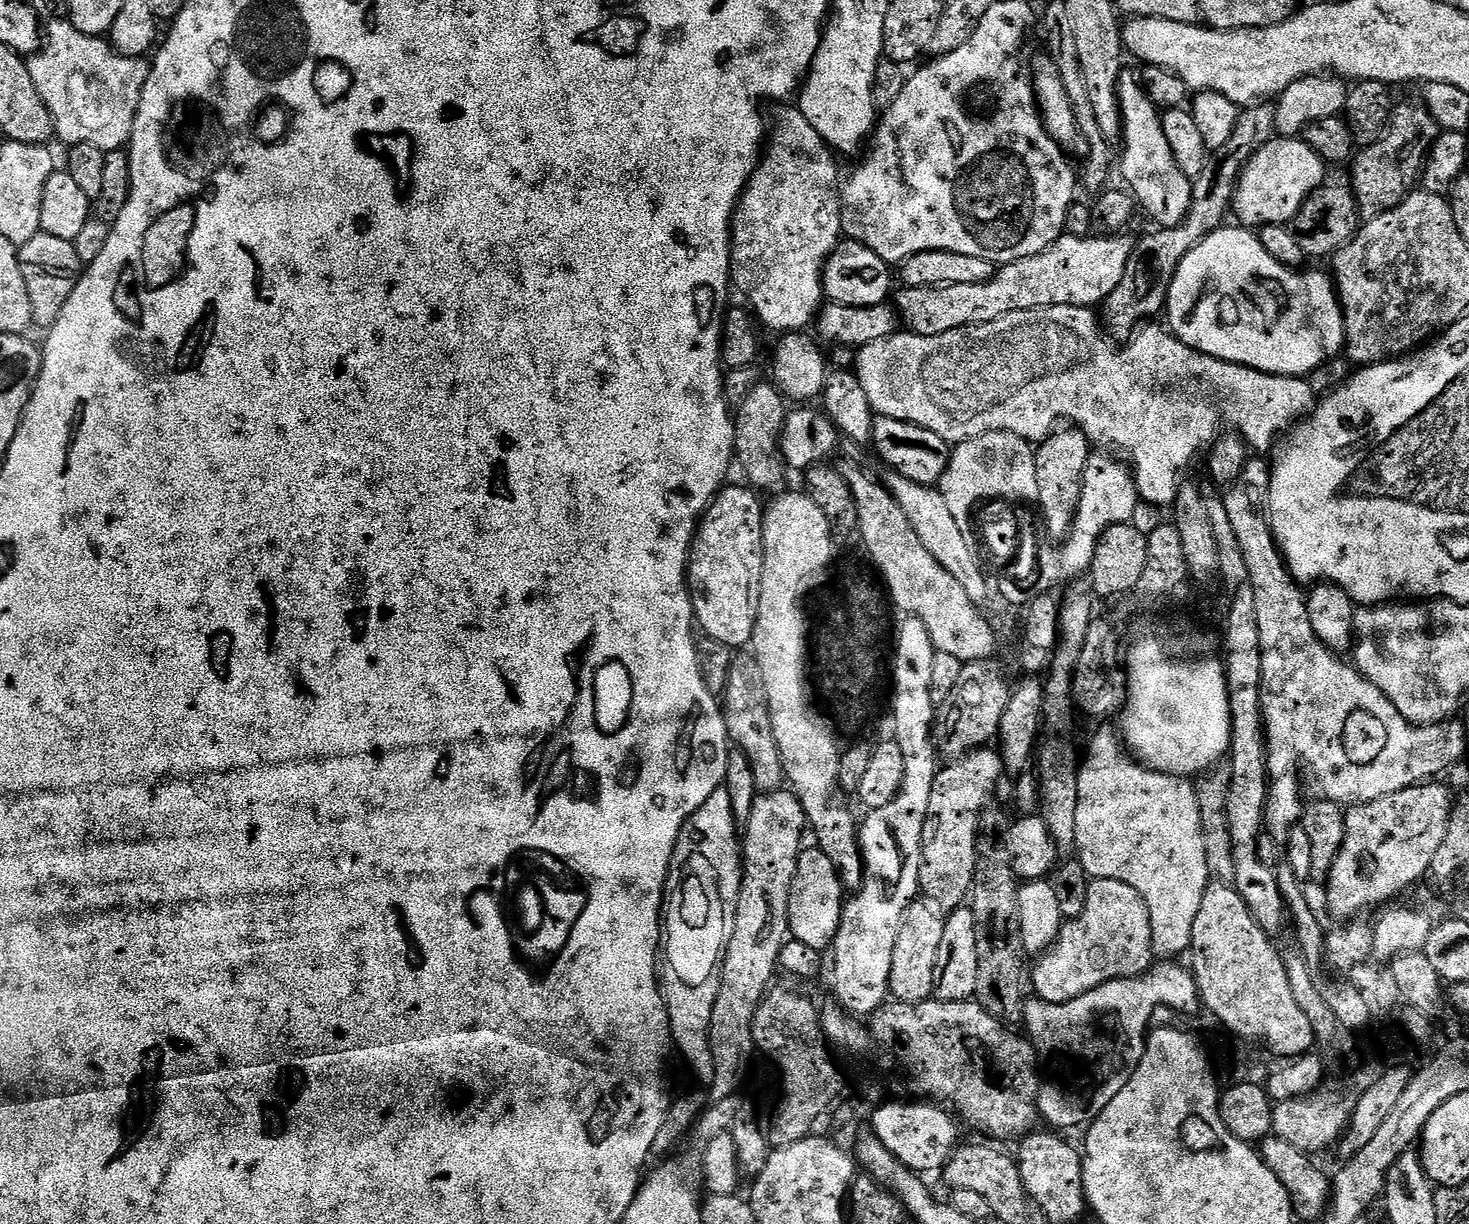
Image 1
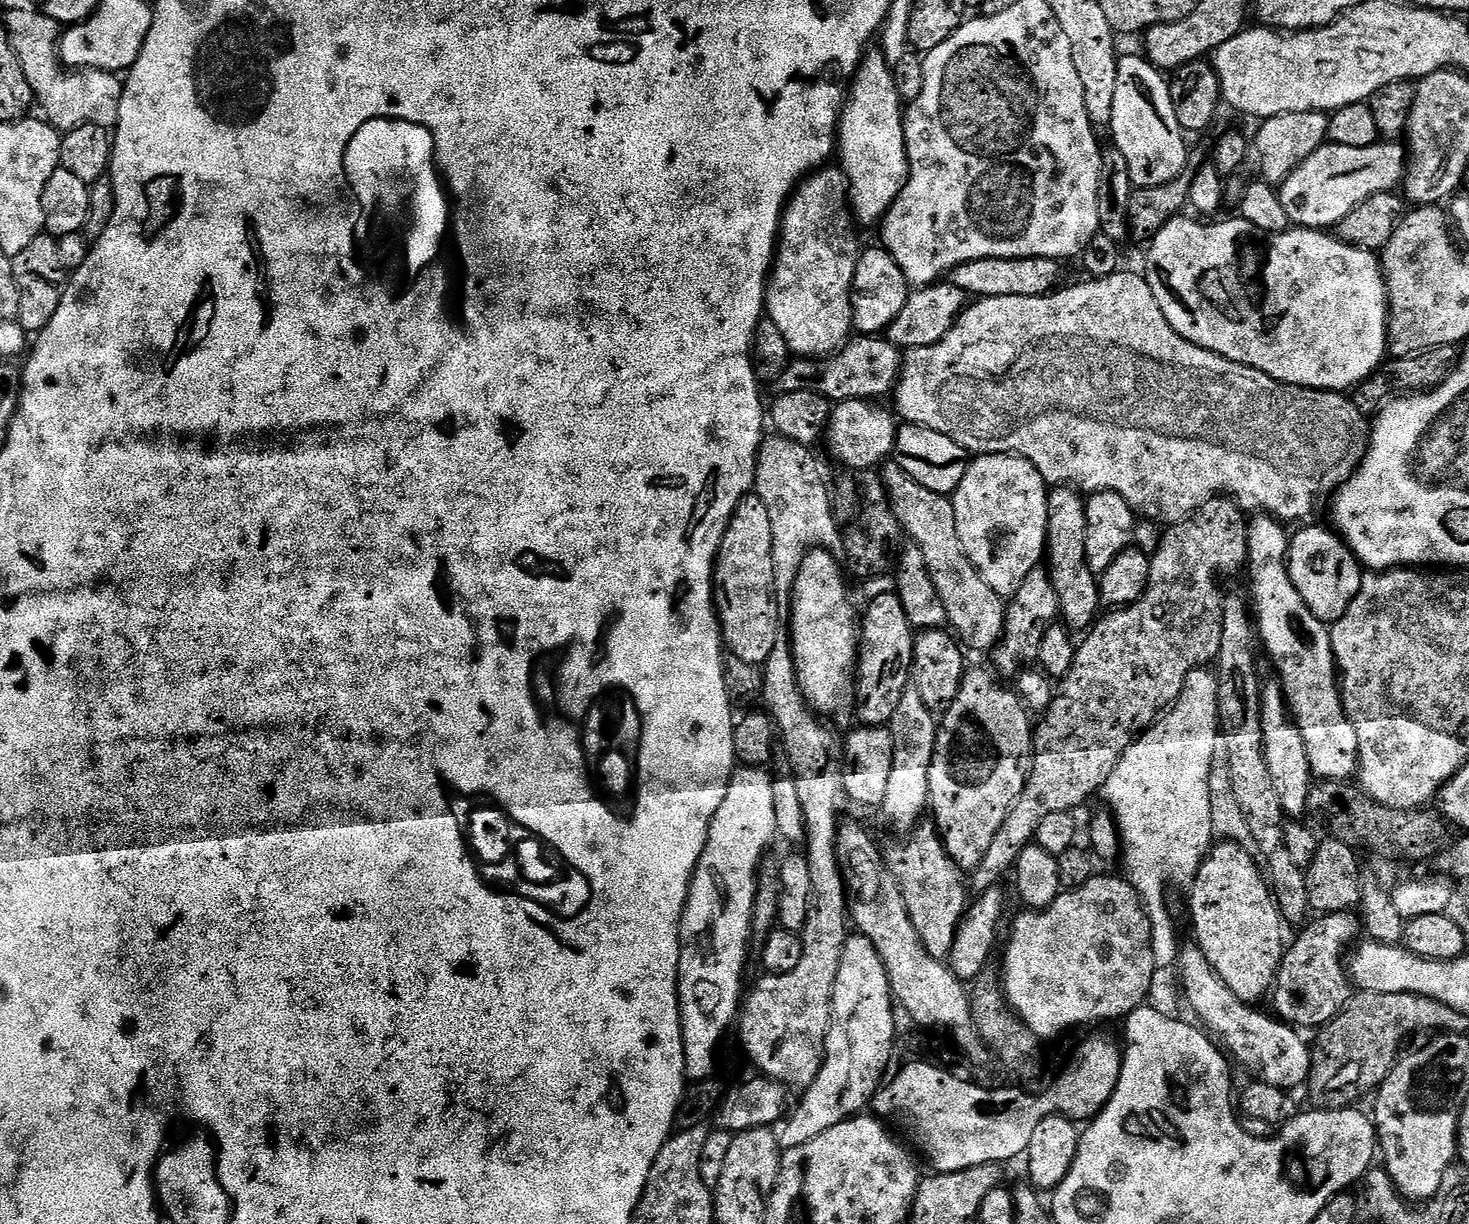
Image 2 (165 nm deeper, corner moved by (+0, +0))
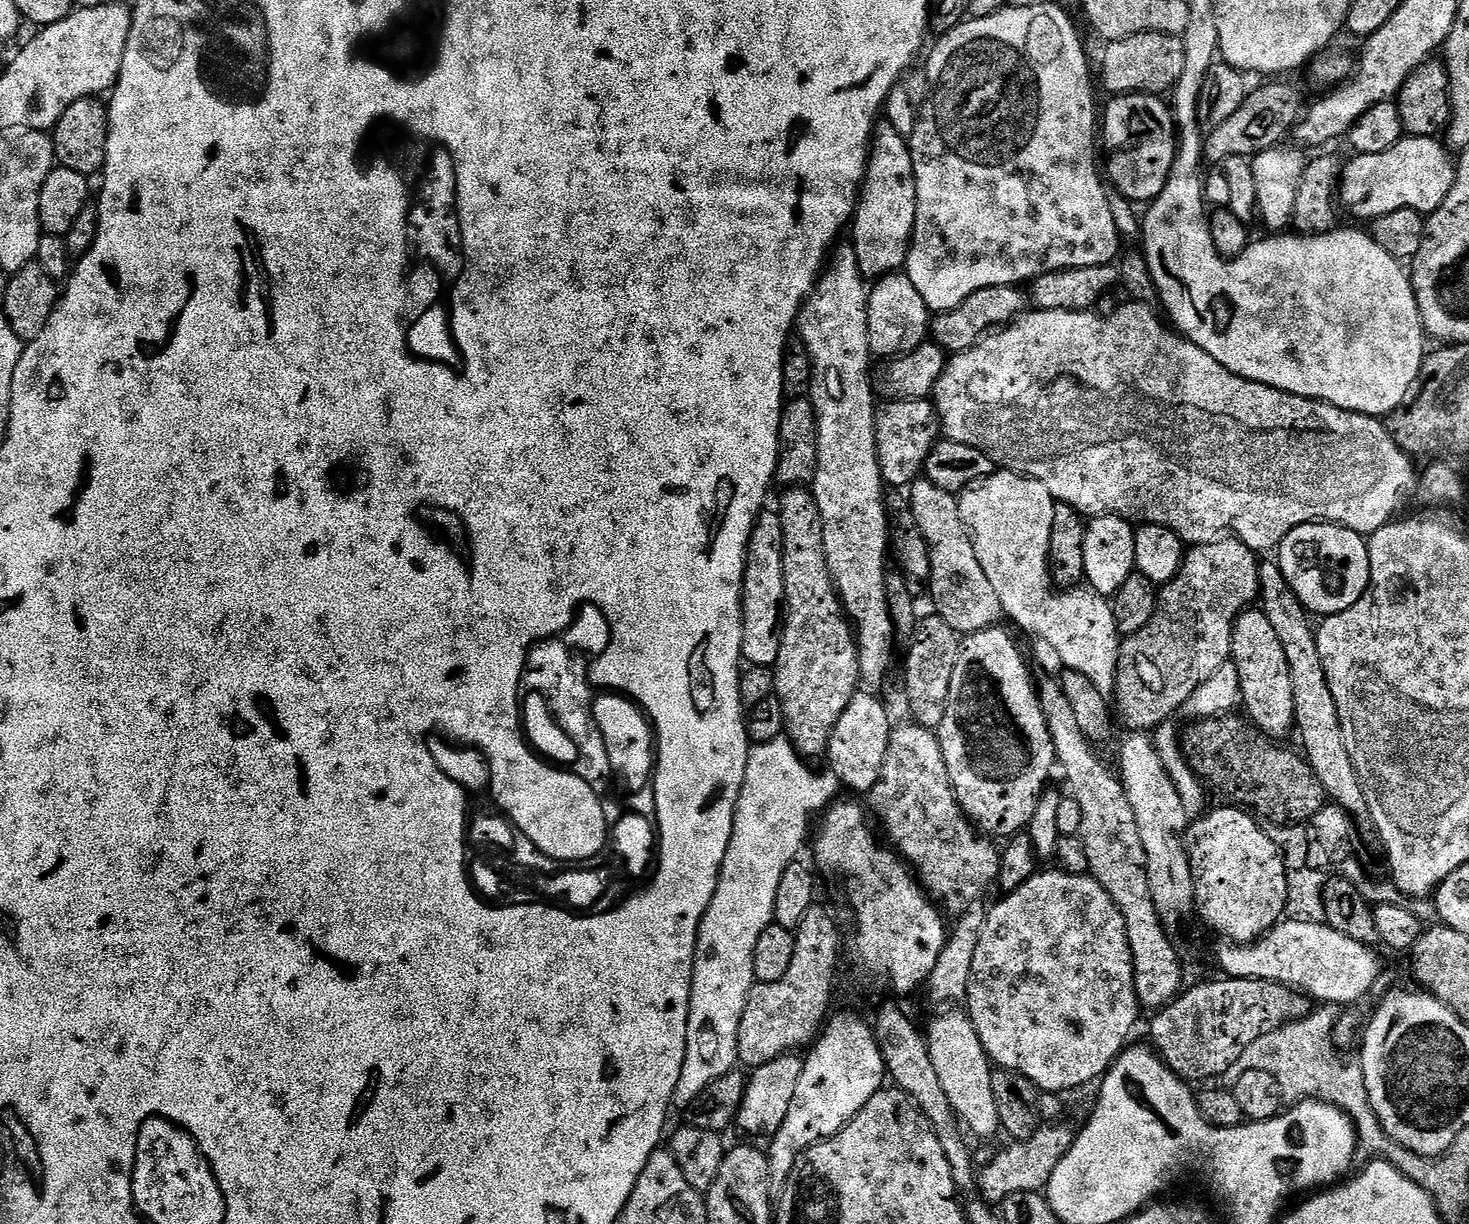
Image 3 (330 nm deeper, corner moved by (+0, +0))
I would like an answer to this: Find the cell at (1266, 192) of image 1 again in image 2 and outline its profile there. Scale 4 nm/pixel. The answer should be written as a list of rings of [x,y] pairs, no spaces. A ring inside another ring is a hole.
[[[1393,141],[1377,142],[1370,147],[1338,146],[1325,142],[1279,187],[1280,201],[1289,223],[1317,230],[1335,227],[1372,195],[1397,189],[1403,183],[1407,157],[1405,147]]]

